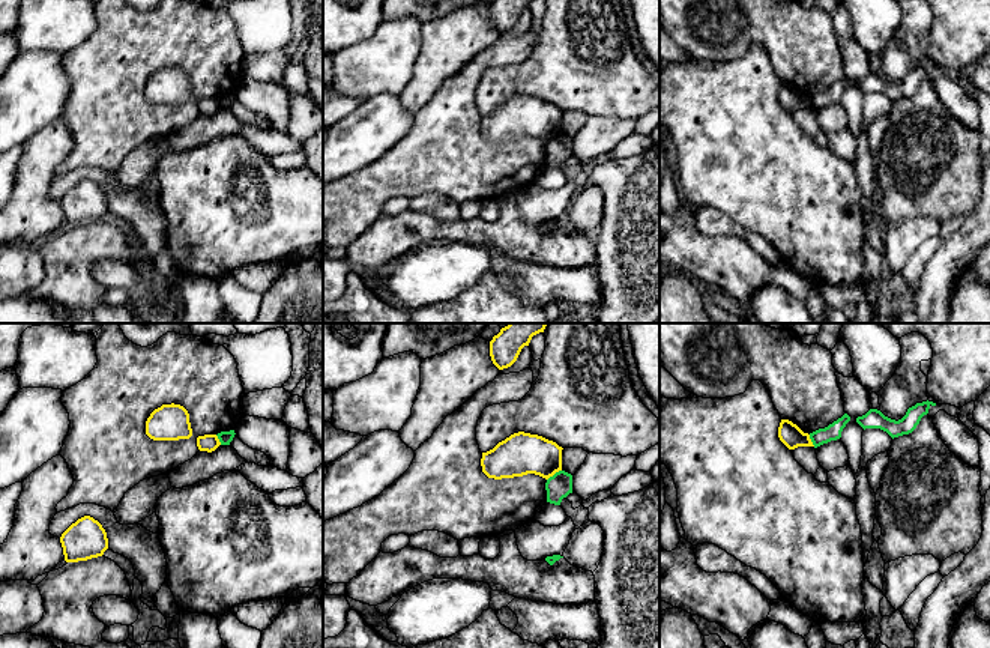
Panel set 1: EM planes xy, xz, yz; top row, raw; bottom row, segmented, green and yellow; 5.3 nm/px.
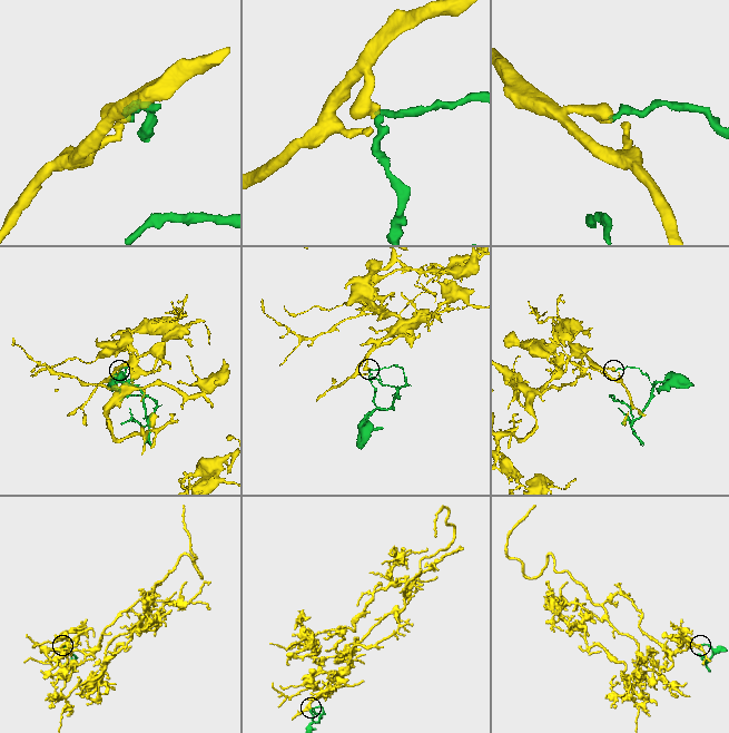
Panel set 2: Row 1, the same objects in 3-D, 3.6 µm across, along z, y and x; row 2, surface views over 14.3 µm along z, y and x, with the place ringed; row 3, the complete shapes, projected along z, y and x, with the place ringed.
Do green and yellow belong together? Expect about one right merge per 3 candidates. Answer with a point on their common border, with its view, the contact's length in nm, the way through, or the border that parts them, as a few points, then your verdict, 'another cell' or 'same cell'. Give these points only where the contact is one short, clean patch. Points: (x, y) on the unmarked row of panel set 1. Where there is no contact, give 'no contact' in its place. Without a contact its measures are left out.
meets green in xz at (555, 137); contact 100 nm long; border along xz (561, 133), (547, 143); another cell

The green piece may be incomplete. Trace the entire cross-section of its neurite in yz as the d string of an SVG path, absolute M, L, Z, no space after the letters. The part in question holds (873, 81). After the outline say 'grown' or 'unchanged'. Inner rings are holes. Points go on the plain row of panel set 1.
M928 63L922 66L916 66L915 69L909 71L906 78L898 84L885 80L877 72L870 72L865 78L858 80L856 86L864 93L880 92L894 102L894 101L912 96L919 87L921 81L928 77L928 72L931 69L936 69L936 66Z | unchanged

